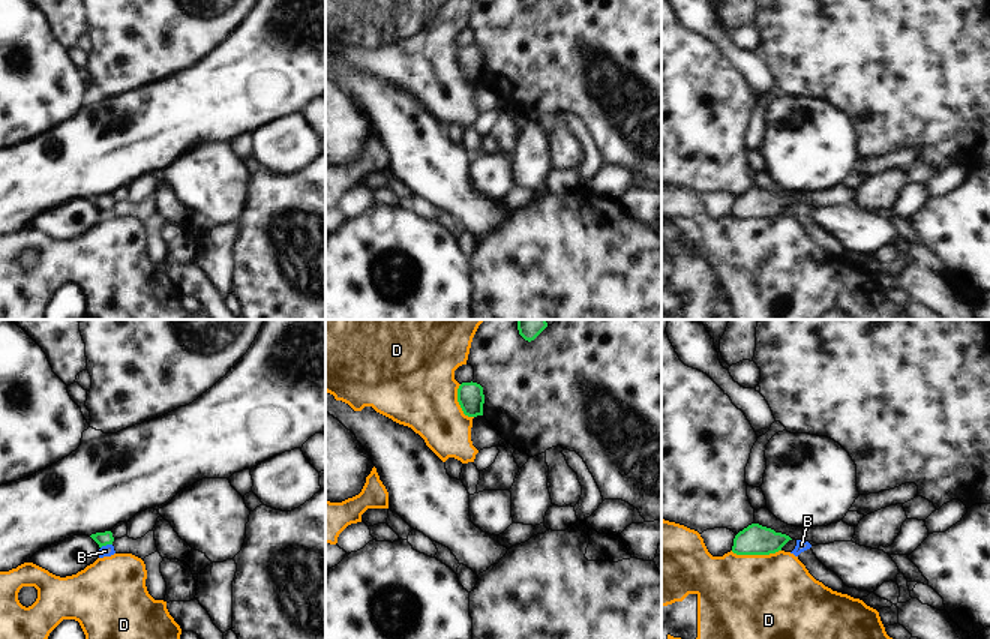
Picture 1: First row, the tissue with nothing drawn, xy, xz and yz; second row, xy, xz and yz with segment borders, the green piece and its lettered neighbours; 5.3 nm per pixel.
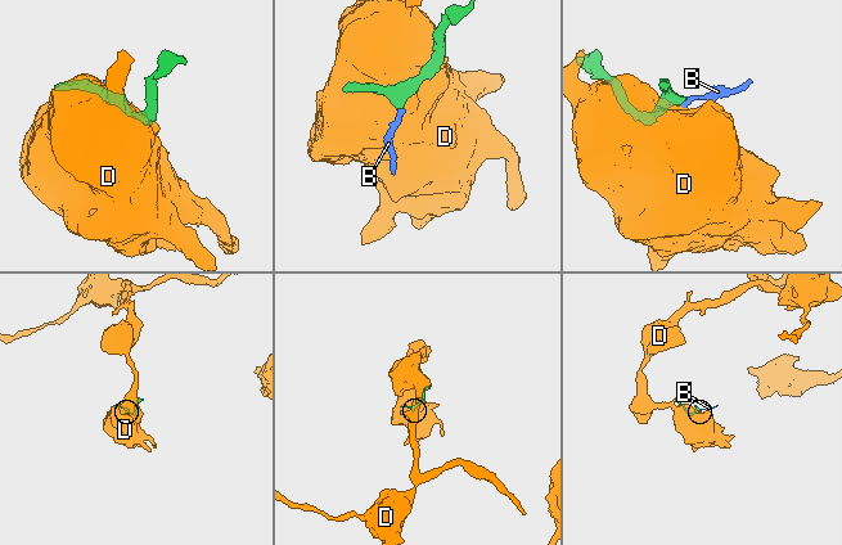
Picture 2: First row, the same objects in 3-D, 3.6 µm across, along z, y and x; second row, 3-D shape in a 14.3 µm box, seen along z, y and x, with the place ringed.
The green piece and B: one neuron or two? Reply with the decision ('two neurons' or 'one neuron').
one neuron

